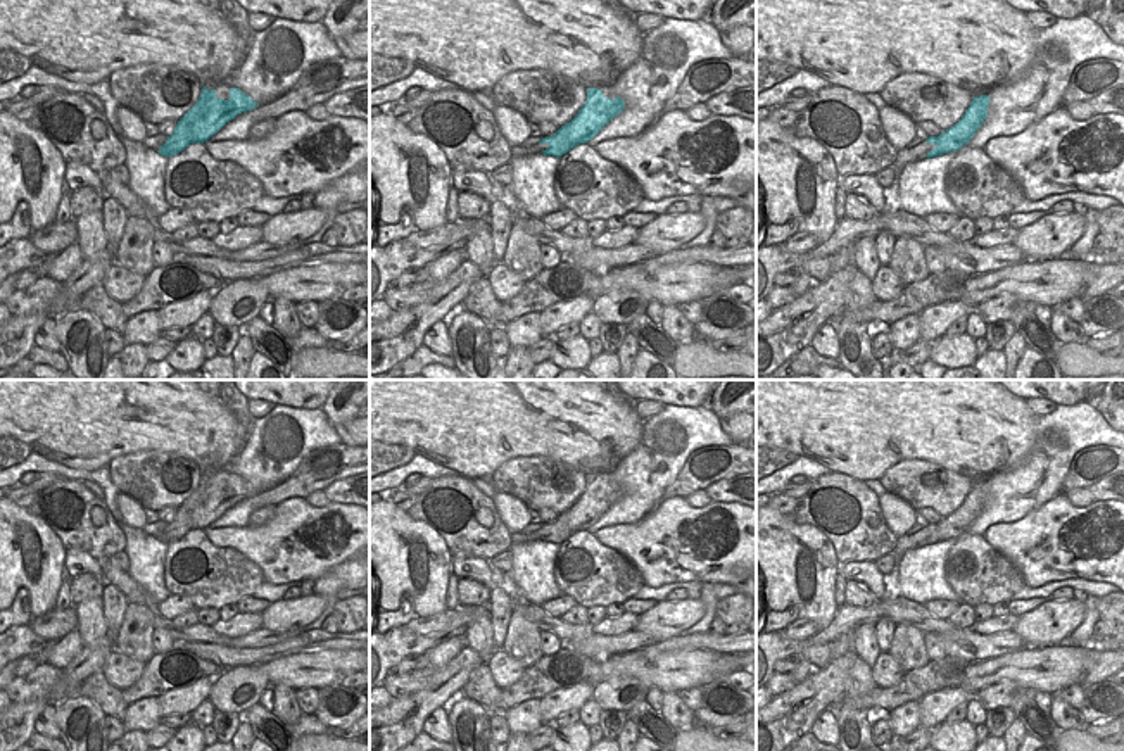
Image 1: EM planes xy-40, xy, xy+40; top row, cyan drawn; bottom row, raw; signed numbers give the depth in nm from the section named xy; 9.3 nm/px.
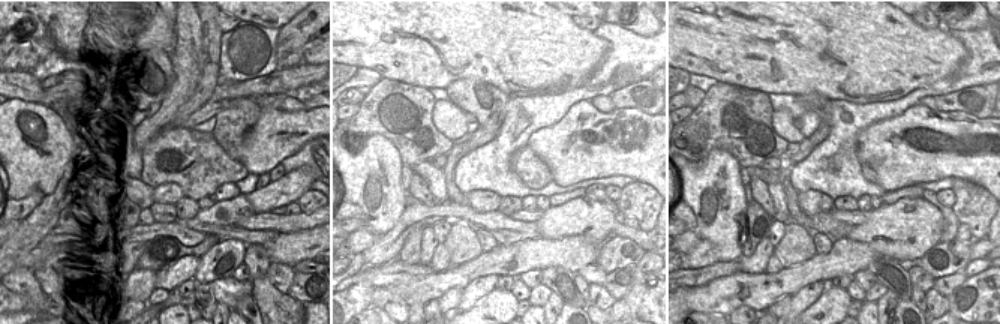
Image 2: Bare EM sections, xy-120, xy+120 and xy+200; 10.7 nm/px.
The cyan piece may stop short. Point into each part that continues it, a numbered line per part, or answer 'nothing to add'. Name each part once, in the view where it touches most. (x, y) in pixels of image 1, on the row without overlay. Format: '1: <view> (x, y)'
nothing to add

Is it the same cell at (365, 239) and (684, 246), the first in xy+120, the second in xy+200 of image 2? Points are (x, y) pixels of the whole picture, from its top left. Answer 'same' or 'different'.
same

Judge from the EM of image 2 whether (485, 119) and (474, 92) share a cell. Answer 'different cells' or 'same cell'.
same cell

